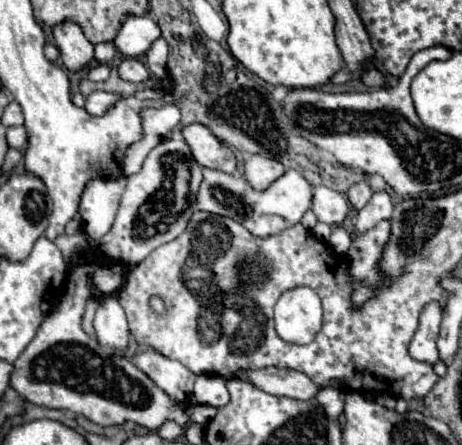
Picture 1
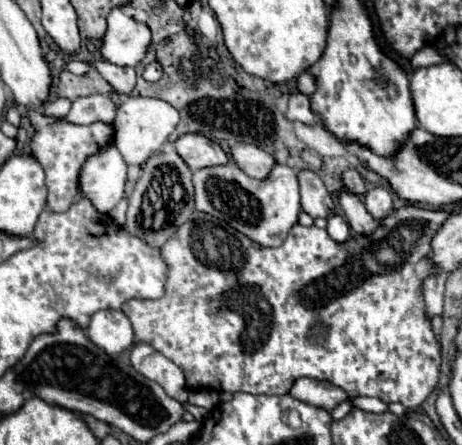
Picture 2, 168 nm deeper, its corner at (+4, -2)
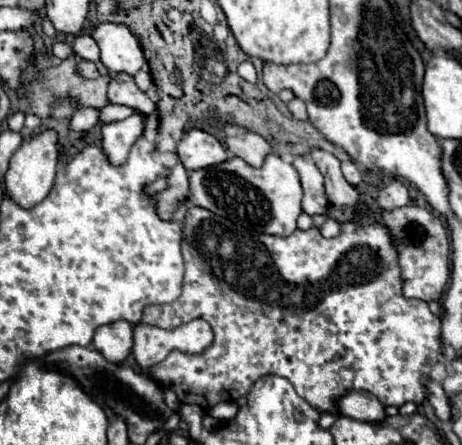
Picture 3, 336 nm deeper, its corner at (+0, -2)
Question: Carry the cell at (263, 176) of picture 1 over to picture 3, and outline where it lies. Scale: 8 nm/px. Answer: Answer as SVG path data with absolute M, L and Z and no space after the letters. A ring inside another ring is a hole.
M243 132L237 136L229 136L225 142L227 142L227 150L233 156L243 158L253 168L259 168L263 164L265 156L271 154L271 144L255 132Z

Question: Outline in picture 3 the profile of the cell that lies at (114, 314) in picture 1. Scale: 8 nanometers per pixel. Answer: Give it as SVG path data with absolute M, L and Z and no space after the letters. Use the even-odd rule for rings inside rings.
M119 320L115 324L105 324L103 328L97 328L93 336L93 346L113 364L123 362L133 346L133 326L125 320Z

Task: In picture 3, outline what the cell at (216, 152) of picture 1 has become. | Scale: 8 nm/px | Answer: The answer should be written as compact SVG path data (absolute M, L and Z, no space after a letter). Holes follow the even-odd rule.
M203 130L185 132L183 140L177 144L177 154L187 170L201 170L207 166L215 166L227 160L227 150L219 144L219 140Z

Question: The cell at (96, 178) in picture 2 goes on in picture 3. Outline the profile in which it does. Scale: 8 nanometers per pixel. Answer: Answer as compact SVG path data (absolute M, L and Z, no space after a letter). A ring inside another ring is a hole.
M135 112L125 120L111 122L103 126L103 150L107 152L111 164L123 164L129 148L145 130L145 116Z

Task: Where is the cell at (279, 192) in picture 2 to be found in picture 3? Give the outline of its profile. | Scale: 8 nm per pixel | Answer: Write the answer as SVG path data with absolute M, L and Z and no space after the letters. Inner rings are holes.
M269 154L261 168L253 168L241 158L229 158L189 176L189 202L193 206L207 208L217 216L237 220L237 224L249 230L273 236L289 236L295 232L297 216L303 212L301 196L297 170L277 154Z

